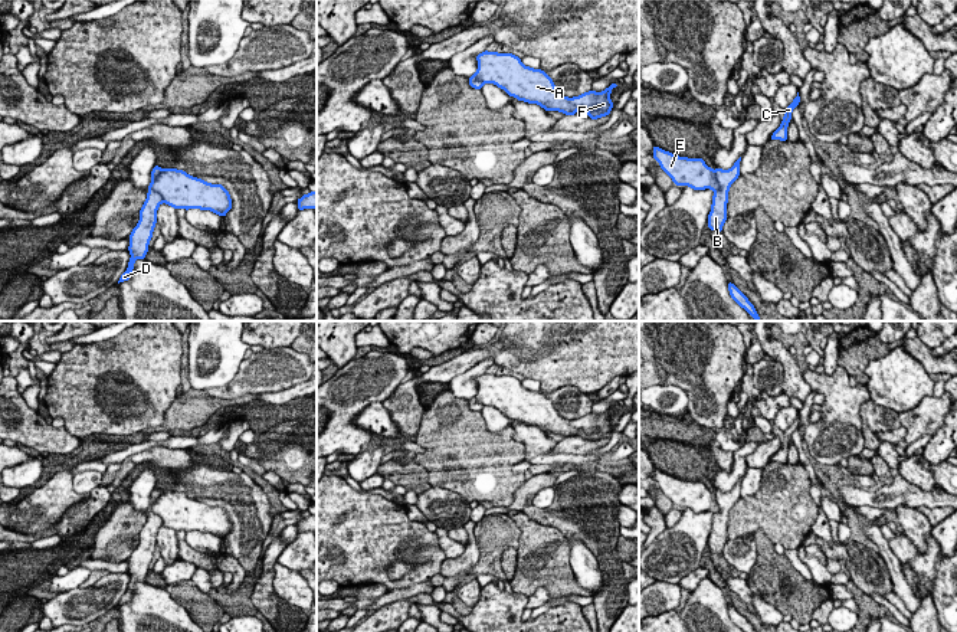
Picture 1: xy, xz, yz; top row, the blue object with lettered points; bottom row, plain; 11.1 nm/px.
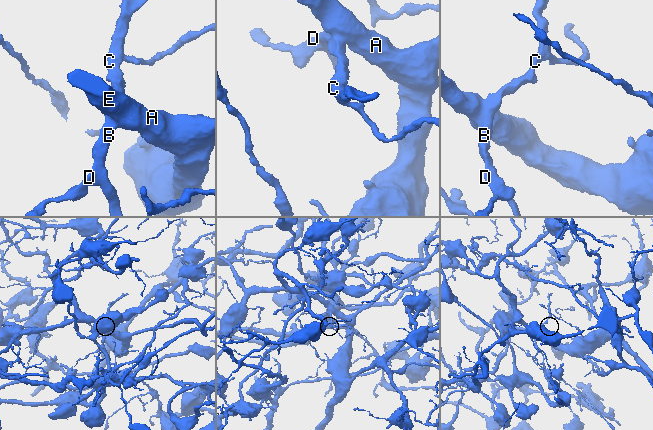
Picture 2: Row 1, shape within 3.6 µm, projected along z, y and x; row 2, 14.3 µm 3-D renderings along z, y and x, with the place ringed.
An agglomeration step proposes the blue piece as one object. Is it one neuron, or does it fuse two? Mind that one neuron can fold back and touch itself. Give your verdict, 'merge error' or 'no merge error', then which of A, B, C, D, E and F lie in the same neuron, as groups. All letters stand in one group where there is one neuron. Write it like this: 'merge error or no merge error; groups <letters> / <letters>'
merge error; groups A E F / B C D

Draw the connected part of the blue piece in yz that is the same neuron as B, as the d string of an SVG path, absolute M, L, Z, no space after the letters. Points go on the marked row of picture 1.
M741 157L728 170L715 168L715 176L720 187L714 191L711 212L708 215L708 229L722 232L724 222L727 220L727 203L731 184L740 176Z

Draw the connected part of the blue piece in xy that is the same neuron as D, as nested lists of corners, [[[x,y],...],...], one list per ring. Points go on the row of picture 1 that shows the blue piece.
[[[151,184],[148,186],[147,199],[140,210],[140,222],[132,229],[130,238],[128,250],[131,253],[128,268],[121,275],[119,282],[128,281],[131,278],[134,263],[137,259],[145,259],[148,252],[148,245],[153,238],[153,232],[157,223],[157,210],[163,203],[163,197],[160,193],[154,191]]]

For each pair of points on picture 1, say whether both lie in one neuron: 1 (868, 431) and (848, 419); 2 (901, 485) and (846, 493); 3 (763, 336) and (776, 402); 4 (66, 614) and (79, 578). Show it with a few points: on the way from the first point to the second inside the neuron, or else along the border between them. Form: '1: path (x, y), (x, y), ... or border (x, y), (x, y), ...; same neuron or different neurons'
1: border (869, 399), (861, 406), (861, 432), (867, 447); different neurons
2: path (888, 493), (859, 495); same neuron
3: border (783, 392), (787, 396); different neurons
4: border (79, 586), (55, 595); different neurons

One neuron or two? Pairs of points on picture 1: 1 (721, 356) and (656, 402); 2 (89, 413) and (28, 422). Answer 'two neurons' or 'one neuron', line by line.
1: two neurons
2: two neurons

